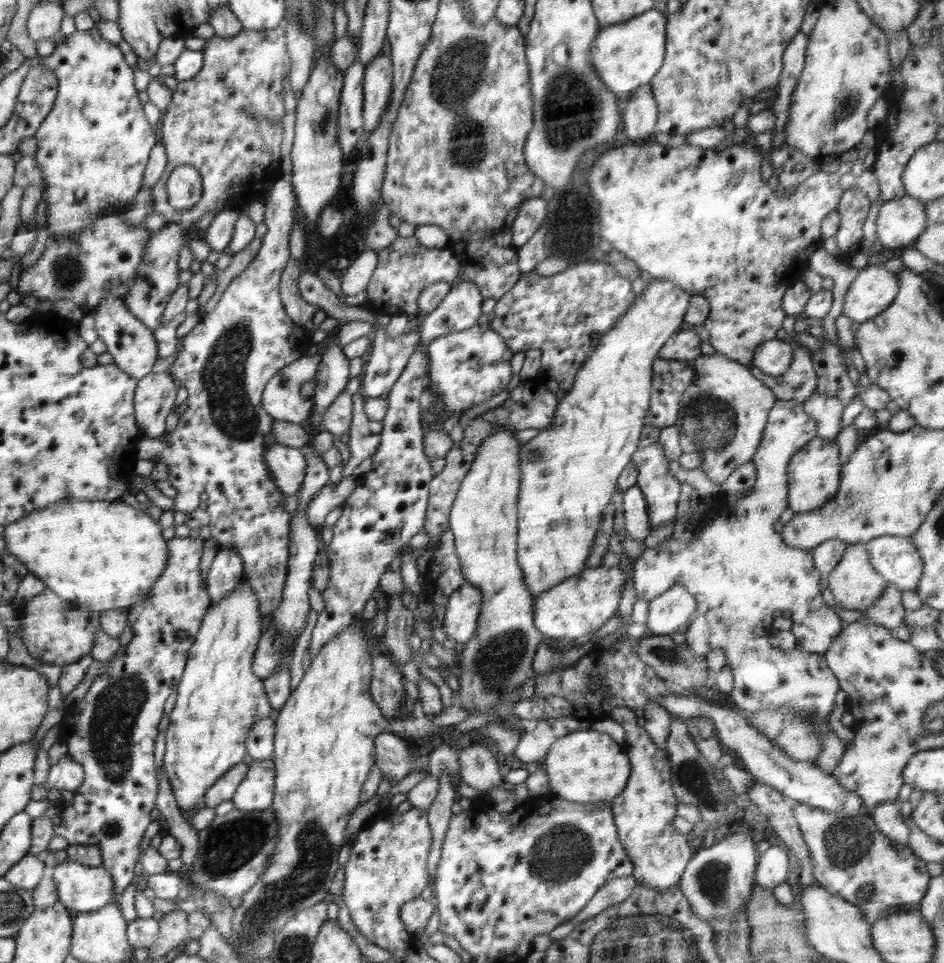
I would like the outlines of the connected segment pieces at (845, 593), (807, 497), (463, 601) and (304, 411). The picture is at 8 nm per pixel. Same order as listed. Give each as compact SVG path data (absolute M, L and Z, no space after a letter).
M866 542L849 544L834 570L825 577L828 579L832 598L843 610L850 611L861 611L872 606L888 584L887 580L872 568Z
M816 435L808 444L796 451L786 469L788 506L796 513L814 510L829 503L838 492L841 477L839 444L832 439Z
M465 582L453 592L446 603L444 632L457 643L458 648L467 643L476 630L481 605L481 592Z
M312 348L304 357L284 366L268 380L261 396L261 403L273 419L300 424L311 418L314 406L315 374L320 360L322 360L322 354L317 348Z

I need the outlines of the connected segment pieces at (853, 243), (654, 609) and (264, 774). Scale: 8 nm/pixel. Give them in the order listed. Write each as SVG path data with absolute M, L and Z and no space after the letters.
M856 186L844 190L837 211L841 224L834 236L838 244L838 262L848 265L858 253L863 239L863 225L868 217L871 200Z
M673 584L664 594L650 600L646 619L647 634L670 635L688 624L697 602L681 584Z
M271 759L254 760L231 801L236 809L264 810L272 804L276 765Z

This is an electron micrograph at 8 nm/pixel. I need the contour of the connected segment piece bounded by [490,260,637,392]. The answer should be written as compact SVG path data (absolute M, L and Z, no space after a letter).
M606 261L580 262L566 267L566 270L554 276L541 276L532 270L523 274L506 295L497 299L498 303L491 312L491 329L502 336L512 356L519 352L526 353L529 350L542 351L540 370L543 377L552 377L558 382L560 389L568 392L572 388L578 369L590 358L590 354L598 346L601 334L608 332L617 323L618 318L636 297L630 280L619 276L615 268Z

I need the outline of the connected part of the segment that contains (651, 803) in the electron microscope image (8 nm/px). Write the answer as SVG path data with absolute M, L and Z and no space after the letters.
M618 707L612 711L610 718L626 731L623 747L632 766L626 786L609 803L617 834L626 854L631 858L632 875L638 884L662 892L681 880L687 862L693 857L688 844L690 837L679 834L673 826L672 820L677 815L679 802L673 795L669 754L658 748L645 730L638 726L634 711Z

